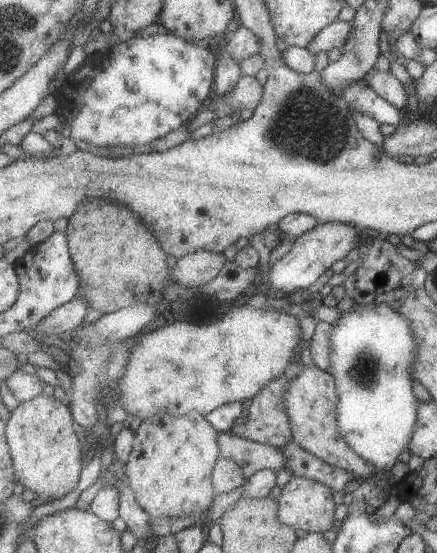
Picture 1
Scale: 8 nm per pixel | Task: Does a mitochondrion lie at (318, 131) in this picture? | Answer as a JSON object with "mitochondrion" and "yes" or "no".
{"mitochondrion":"yes"}

